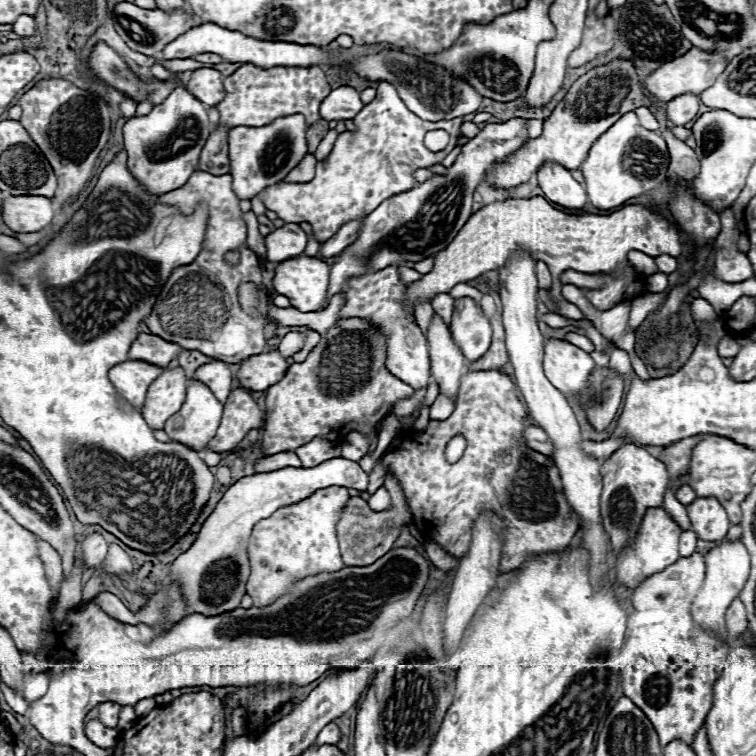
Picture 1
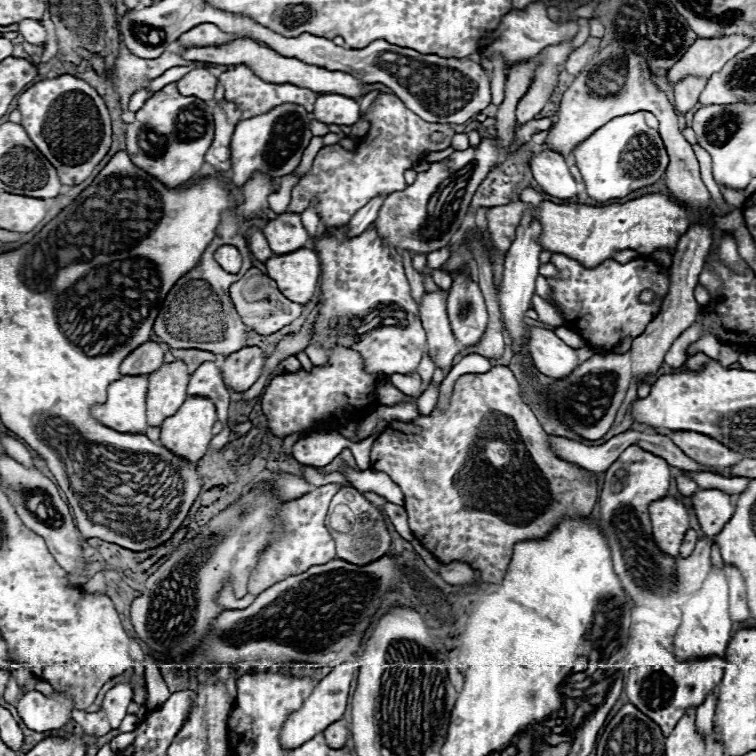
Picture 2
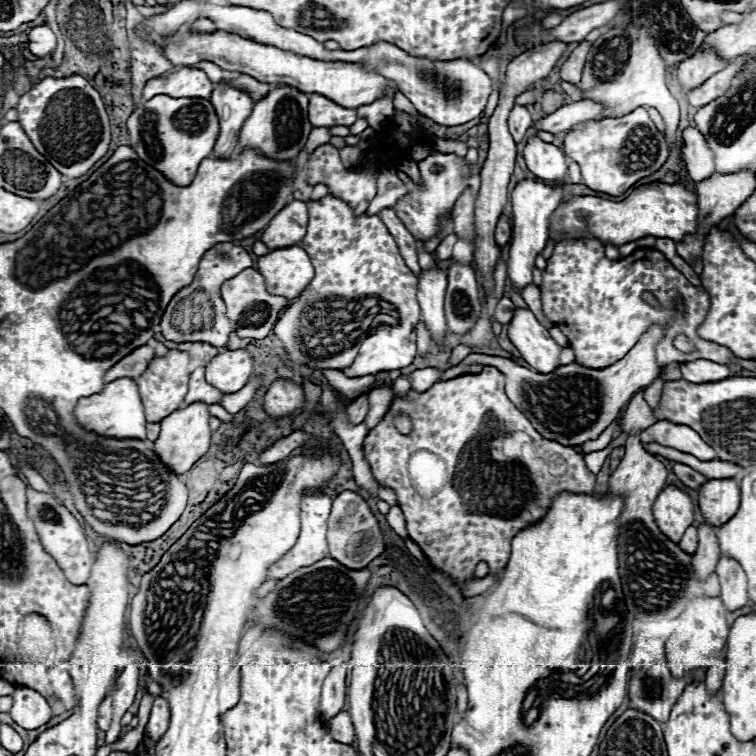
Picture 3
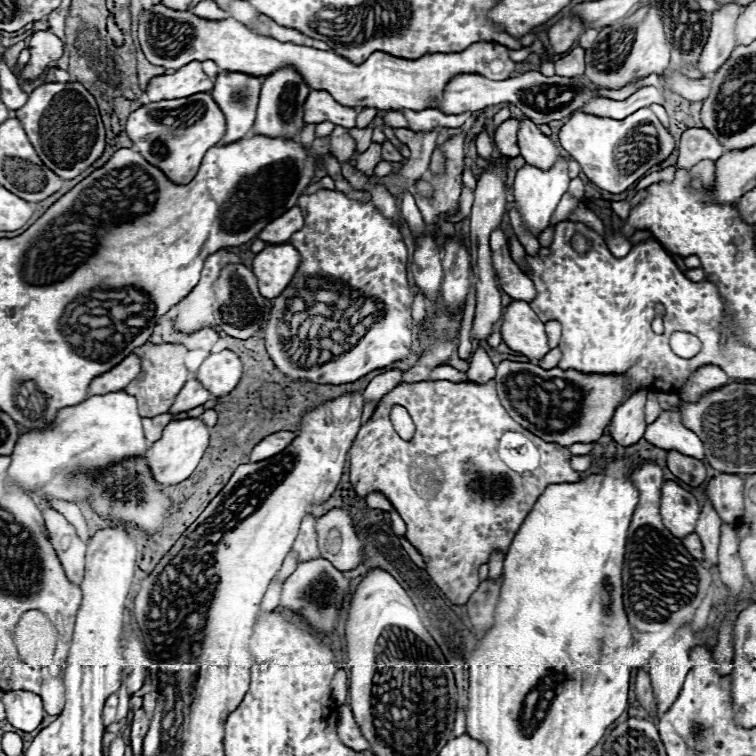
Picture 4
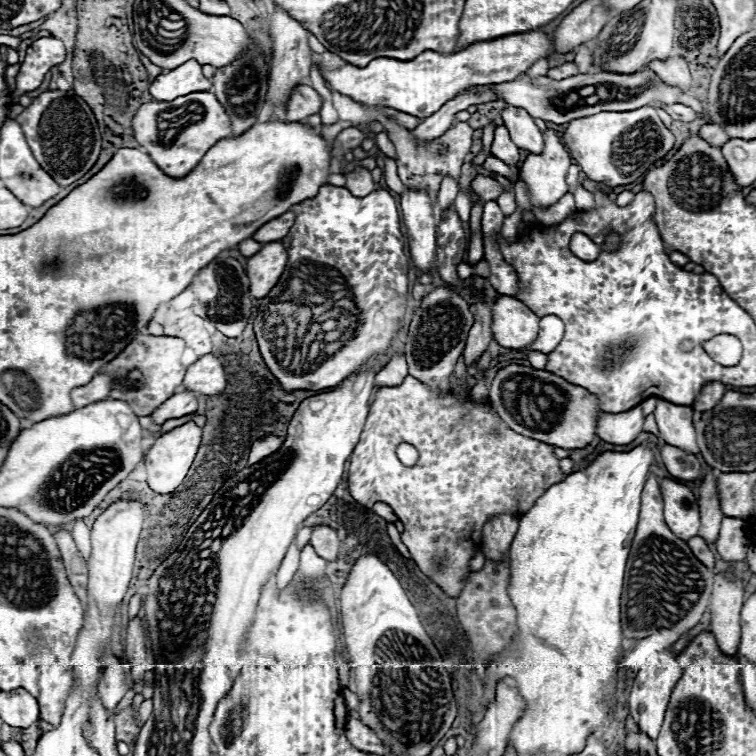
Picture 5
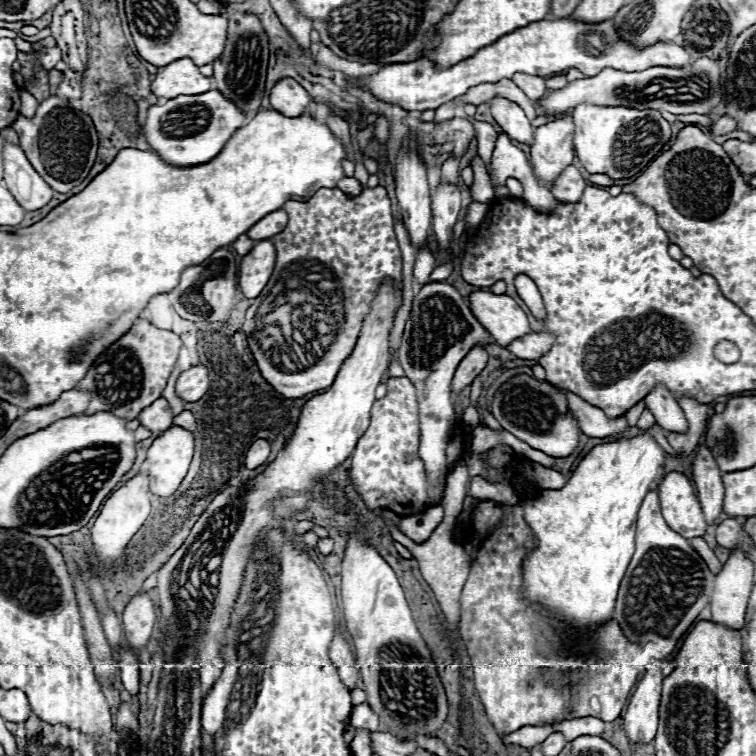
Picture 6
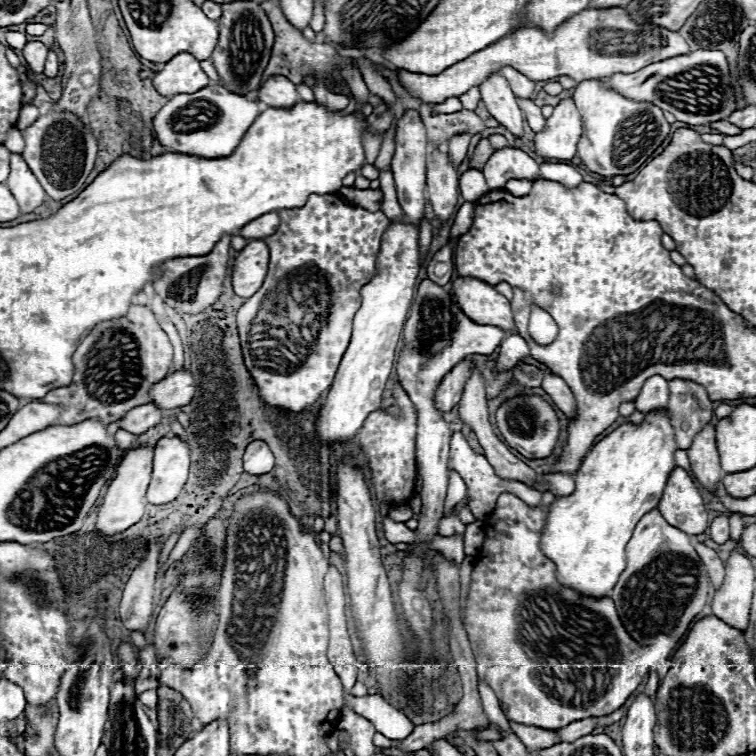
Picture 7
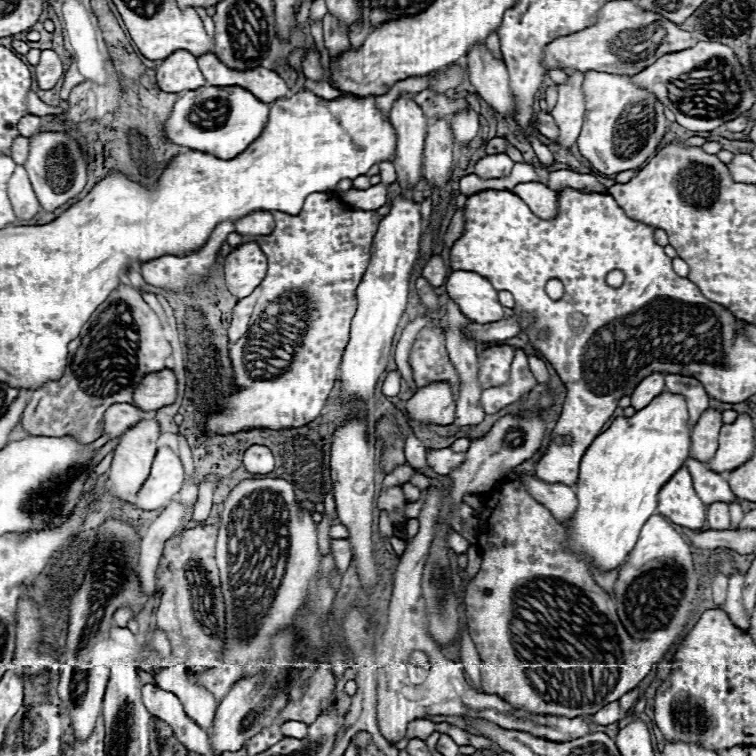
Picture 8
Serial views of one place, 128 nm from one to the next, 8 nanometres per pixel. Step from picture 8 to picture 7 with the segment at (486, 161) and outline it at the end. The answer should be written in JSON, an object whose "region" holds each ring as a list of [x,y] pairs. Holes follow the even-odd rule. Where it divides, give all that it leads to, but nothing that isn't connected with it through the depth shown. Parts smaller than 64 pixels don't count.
{"region":[[[506,146],[496,150],[484,166],[486,184],[490,190],[500,190],[512,178],[524,178],[534,182],[538,178],[538,164],[520,148]]]}

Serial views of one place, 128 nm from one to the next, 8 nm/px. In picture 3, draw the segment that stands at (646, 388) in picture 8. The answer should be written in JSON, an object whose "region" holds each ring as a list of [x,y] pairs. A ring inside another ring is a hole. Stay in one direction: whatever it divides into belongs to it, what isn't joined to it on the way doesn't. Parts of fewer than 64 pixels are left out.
{"region":[[[658,420],[656,424],[648,426],[646,430],[640,432],[642,442],[658,442],[662,446],[676,448],[680,452],[692,454],[700,460],[714,460],[716,452],[712,446],[708,446],[700,434],[696,434],[692,428],[682,426],[682,424],[672,424],[668,420]]]}

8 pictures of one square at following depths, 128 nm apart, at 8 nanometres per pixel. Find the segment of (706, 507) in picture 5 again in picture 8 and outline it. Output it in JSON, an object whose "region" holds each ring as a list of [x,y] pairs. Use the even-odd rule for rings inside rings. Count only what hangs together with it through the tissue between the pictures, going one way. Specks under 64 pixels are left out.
{"region":[[[714,408],[706,410],[698,424],[692,430],[692,448],[690,448],[690,456],[702,464],[712,460],[712,454],[716,454],[718,448],[718,432],[722,426],[722,416],[720,412],[716,412]]]}

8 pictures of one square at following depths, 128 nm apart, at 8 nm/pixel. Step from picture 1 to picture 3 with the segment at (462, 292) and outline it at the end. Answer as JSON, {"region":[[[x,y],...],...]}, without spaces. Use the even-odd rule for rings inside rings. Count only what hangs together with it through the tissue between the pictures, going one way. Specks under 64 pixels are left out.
{"region":[[[416,242],[418,263],[422,270],[429,270],[437,266],[435,259],[429,253],[424,250],[424,242]]]}

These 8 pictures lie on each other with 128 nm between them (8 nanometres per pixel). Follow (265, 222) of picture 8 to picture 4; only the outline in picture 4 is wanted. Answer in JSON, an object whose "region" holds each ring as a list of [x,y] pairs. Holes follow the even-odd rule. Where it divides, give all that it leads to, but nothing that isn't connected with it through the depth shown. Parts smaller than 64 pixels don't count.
{"region":[[[292,206],[280,218],[272,220],[258,234],[258,238],[264,240],[266,244],[286,244],[288,238],[292,238],[292,234],[300,230],[300,226],[304,226],[304,216],[300,214],[300,206]]]}

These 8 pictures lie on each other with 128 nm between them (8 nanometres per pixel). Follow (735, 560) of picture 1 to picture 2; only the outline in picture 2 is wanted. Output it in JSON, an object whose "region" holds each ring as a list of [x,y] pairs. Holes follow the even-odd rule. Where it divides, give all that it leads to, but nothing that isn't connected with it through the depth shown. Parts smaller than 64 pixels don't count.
{"region":[[[722,562],[720,568],[712,568],[702,588],[682,606],[682,624],[674,638],[674,650],[678,660],[724,656],[726,646],[730,642],[730,630],[732,630],[732,622],[728,618],[728,578],[724,574],[728,566],[732,564]]]}

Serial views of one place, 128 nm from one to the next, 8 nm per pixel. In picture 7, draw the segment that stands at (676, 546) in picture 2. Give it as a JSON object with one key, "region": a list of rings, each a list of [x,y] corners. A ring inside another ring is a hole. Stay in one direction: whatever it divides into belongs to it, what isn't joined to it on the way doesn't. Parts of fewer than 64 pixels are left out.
{"region":[[[674,468],[670,472],[658,510],[672,526],[690,536],[704,534],[708,528],[708,510],[702,494],[684,468]]]}

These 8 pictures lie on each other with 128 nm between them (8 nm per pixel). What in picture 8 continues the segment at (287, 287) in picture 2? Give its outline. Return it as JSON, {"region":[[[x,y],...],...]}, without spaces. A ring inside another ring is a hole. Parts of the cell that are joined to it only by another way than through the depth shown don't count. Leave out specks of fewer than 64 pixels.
{"region":[[[256,242],[242,244],[226,256],[224,274],[228,290],[236,298],[246,298],[266,276],[266,256]]]}

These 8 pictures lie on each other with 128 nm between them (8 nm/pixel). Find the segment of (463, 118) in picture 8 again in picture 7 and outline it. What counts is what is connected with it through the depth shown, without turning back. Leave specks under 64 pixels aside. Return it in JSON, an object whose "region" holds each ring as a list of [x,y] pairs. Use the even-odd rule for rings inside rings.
{"region":[[[458,134],[458,136],[450,138],[450,142],[448,142],[448,154],[450,154],[452,164],[454,164],[456,168],[460,166],[462,158],[466,156],[466,148],[468,148],[468,144],[470,144],[470,138],[472,138],[472,134]]]}

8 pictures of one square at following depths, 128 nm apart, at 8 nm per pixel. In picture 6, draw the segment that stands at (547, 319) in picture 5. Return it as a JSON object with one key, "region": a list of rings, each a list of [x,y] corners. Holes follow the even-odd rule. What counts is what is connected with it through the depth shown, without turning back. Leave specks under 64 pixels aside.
{"region":[[[532,332],[532,334],[526,334],[518,340],[514,340],[508,346],[508,350],[512,354],[516,354],[518,358],[538,360],[540,354],[544,354],[544,350],[548,350],[548,346],[552,346],[554,340],[556,340],[556,336],[552,332]]]}

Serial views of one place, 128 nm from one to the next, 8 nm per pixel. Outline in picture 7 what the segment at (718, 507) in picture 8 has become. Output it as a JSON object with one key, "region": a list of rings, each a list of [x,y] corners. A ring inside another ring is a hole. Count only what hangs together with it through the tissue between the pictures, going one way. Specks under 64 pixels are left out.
{"region":[[[718,516],[718,518],[712,520],[710,536],[716,544],[724,544],[724,542],[730,540],[730,528],[728,528],[728,518],[726,516]]]}

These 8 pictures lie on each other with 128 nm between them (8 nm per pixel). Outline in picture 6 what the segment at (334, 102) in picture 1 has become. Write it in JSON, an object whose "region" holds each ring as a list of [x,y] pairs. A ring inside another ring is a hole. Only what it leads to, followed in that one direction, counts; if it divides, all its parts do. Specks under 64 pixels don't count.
{"region":[[[292,78],[280,80],[270,92],[270,108],[288,118],[296,118],[308,112],[310,100],[312,96]]]}

